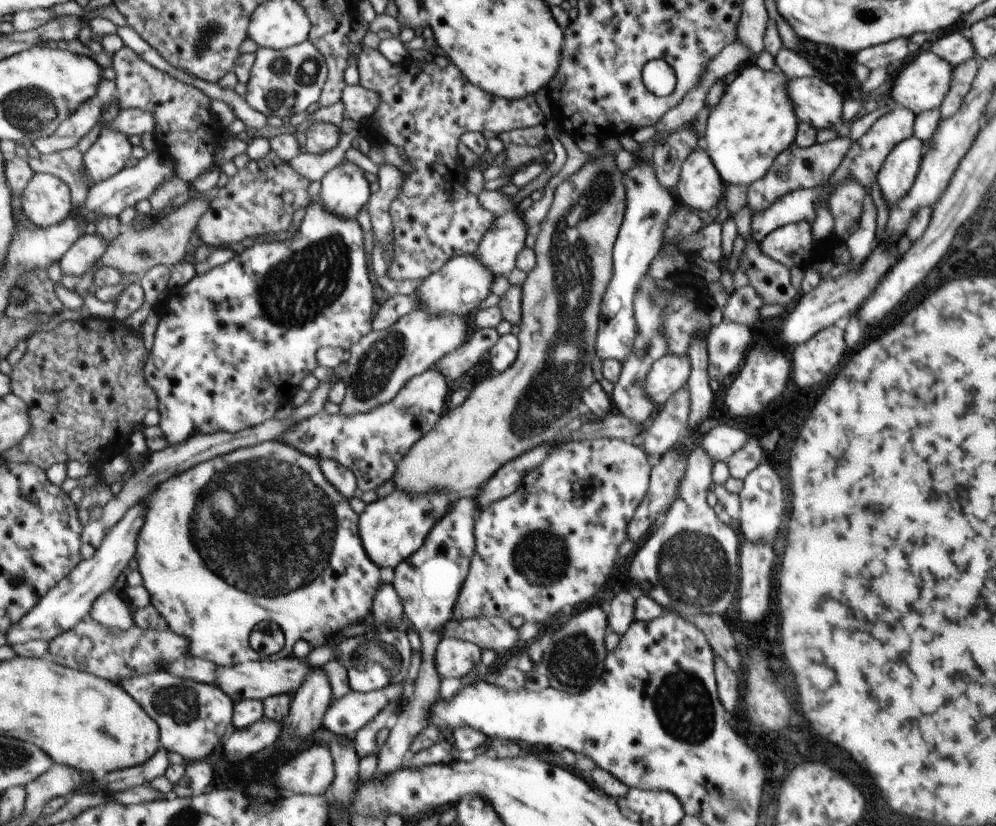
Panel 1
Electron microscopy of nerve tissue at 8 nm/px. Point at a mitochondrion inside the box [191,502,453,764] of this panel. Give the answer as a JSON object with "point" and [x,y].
{"point":[375,657]}

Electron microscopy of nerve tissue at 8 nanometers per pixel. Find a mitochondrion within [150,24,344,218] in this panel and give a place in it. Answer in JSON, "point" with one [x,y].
{"point":[289,78]}

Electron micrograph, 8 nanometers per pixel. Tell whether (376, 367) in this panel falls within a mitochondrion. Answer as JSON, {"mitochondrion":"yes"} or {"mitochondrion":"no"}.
{"mitochondrion":"yes"}

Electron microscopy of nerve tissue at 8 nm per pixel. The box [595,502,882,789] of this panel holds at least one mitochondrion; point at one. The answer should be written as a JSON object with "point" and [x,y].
{"point":[695,567]}

